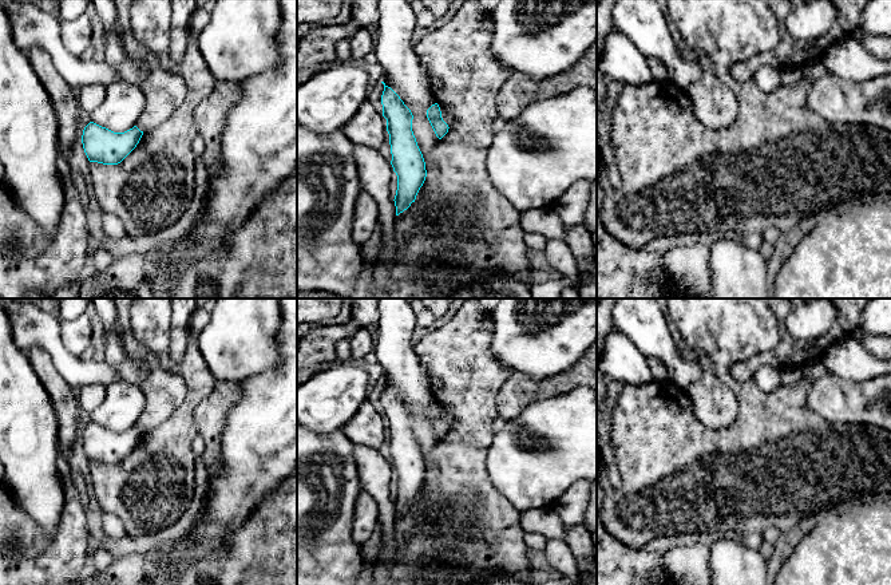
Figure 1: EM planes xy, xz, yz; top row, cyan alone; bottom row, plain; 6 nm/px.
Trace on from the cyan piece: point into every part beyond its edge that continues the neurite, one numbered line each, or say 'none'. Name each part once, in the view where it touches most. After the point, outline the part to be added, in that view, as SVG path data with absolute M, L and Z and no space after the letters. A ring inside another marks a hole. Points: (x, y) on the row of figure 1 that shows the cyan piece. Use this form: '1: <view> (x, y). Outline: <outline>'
none

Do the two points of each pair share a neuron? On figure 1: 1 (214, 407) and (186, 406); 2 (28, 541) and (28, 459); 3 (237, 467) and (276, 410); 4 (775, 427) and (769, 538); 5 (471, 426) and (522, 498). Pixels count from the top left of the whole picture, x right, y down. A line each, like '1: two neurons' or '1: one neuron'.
1: two neurons
2: two neurons
3: one neuron
4: two neurons
5: two neurons

